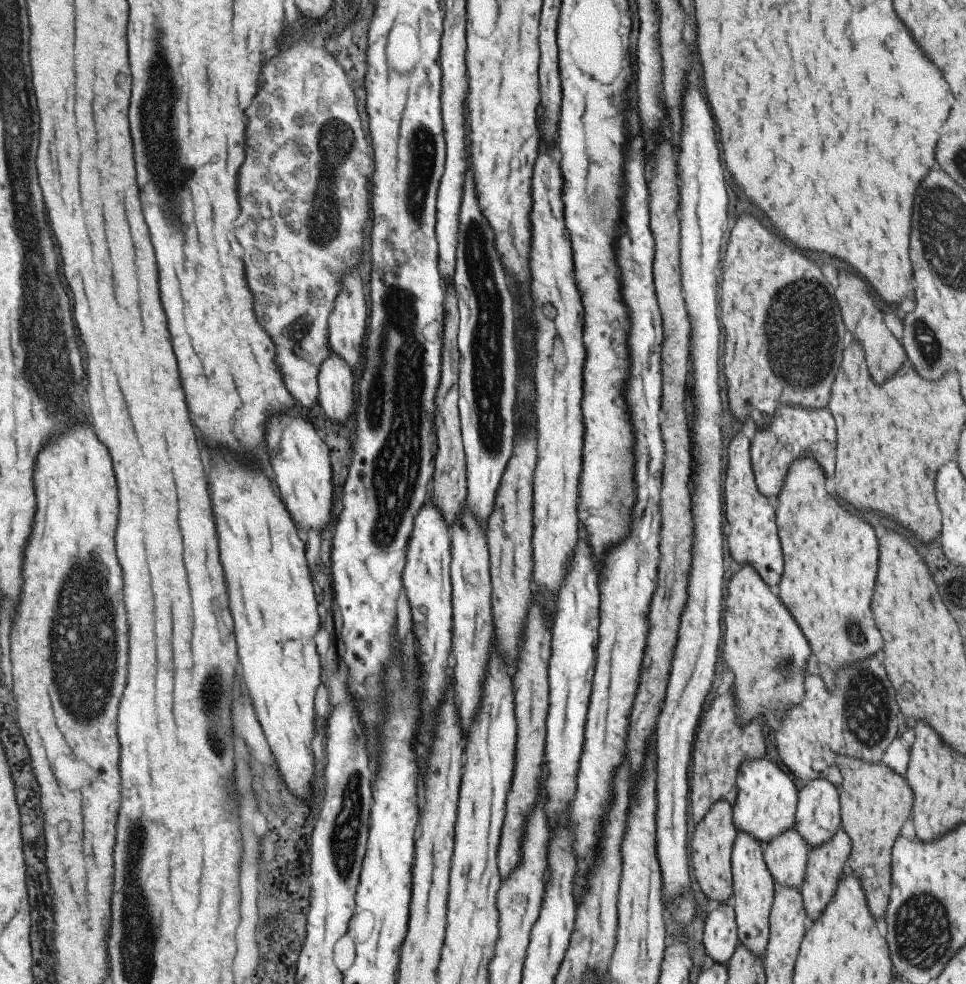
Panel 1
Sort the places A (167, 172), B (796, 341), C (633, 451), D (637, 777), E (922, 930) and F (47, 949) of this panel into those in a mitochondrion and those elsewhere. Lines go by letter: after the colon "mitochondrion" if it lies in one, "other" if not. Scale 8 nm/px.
A: mitochondrion
B: mitochondrion
C: other
D: other
E: mitochondrion
F: other

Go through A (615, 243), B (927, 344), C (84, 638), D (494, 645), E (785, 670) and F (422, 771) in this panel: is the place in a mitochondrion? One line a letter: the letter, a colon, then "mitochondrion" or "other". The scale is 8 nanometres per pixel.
A: other
B: mitochondrion
C: mitochondrion
D: other
E: mitochondrion
F: other

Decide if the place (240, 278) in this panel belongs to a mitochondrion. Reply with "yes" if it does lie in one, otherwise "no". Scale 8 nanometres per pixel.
no

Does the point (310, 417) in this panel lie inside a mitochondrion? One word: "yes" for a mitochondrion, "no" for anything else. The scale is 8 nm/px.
no

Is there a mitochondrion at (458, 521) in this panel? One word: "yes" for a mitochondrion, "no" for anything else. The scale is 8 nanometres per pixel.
no

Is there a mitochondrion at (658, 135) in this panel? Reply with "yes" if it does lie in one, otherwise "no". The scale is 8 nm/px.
no

